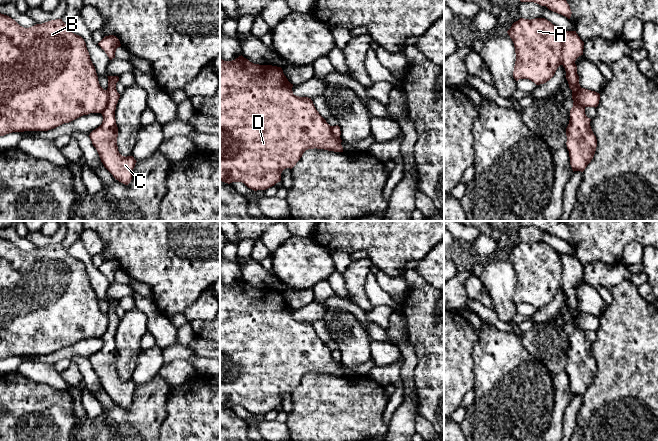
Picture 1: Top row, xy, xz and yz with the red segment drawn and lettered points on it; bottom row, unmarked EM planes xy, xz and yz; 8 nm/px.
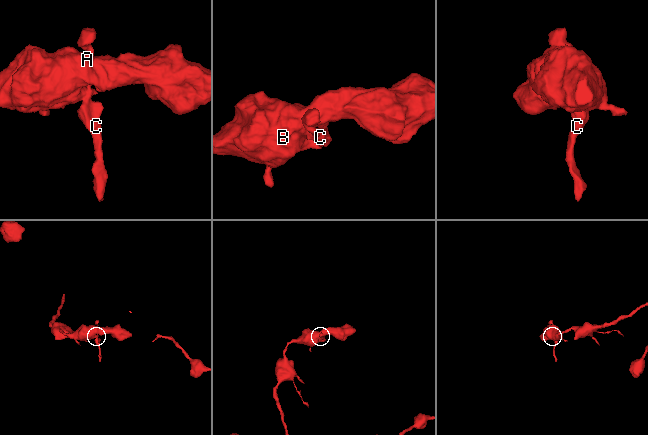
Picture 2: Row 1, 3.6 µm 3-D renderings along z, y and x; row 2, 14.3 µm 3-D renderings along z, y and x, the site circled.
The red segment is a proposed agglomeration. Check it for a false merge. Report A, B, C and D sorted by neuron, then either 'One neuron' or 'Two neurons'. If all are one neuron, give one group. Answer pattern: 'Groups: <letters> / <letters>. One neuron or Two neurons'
Groups: A B D / C. Two neurons

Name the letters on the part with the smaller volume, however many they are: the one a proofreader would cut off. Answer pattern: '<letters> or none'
C

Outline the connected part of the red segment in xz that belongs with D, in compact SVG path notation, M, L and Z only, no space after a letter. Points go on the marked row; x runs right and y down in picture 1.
M242 55L232 61L220 59L220 181L228 184L232 182L242 182L254 191L266 190L280 182L282 171L286 168L292 169L308 149L317 148L343 152L341 138L332 134L331 126L316 110L311 98L294 95L292 87L293 84L288 81L281 67L254 64Z

